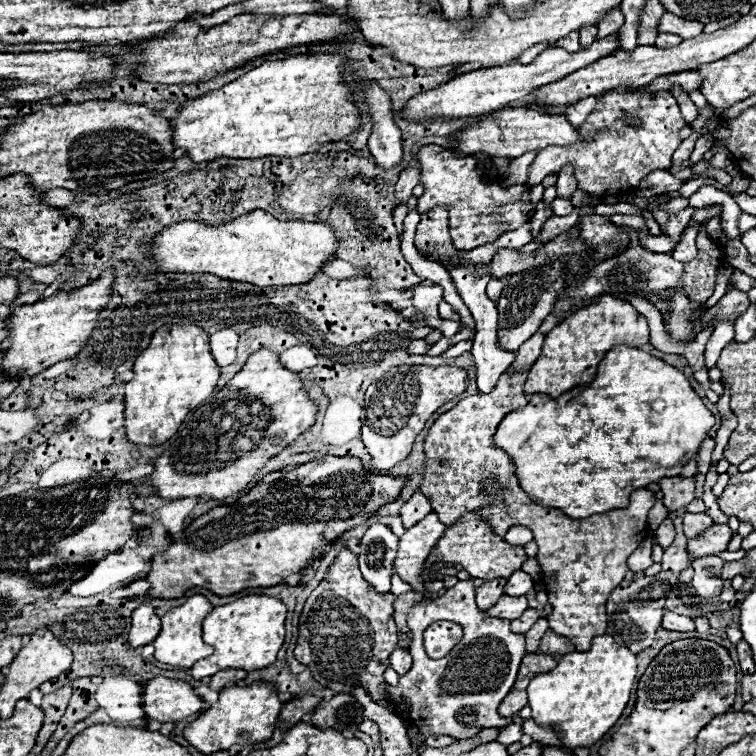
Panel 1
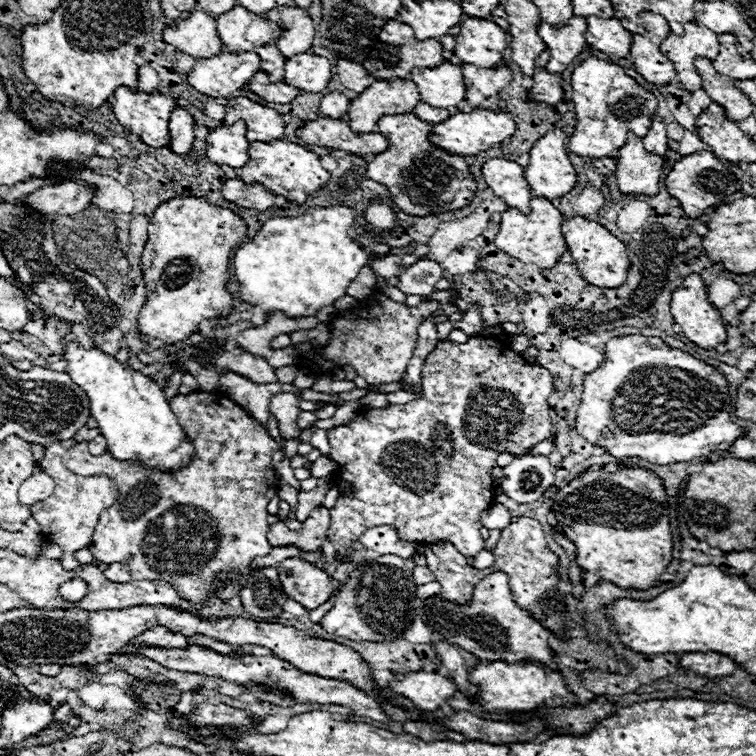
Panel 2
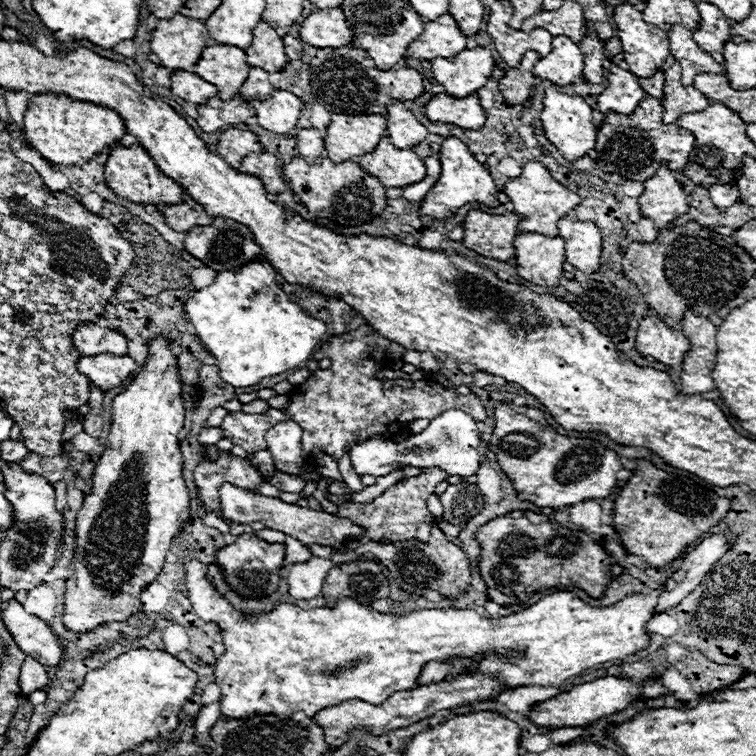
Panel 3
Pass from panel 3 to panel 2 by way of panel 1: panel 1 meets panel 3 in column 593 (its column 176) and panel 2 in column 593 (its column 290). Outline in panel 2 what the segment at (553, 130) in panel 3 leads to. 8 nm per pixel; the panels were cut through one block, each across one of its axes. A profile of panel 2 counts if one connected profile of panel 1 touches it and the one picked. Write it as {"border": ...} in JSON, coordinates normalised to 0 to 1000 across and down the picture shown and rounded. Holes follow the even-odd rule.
{"border":[[[788,74],[775,77],[757,98],[759,143],[762,143],[762,172],[751,188],[759,204],[772,209],[799,209],[810,206],[828,190],[828,177],[841,175],[841,180],[857,177],[862,159],[868,153],[870,130],[849,116],[839,103],[833,103],[823,87],[807,85]]]}

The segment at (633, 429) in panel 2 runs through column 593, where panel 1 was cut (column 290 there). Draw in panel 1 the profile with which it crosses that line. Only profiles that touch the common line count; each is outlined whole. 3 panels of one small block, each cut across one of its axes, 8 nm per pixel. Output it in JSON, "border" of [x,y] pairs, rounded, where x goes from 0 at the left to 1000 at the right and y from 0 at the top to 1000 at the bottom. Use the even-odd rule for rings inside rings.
{"border":[[[341,463],[331,468],[320,489],[286,521],[286,526],[270,534],[257,550],[251,548],[233,585],[204,608],[204,624],[193,630],[190,640],[201,643],[212,659],[262,659],[275,656],[280,661],[296,661],[320,651],[333,630],[370,595],[384,590],[397,574],[402,574],[418,556],[418,537],[399,516],[394,495],[376,489],[368,479],[368,468],[357,463]]]}

